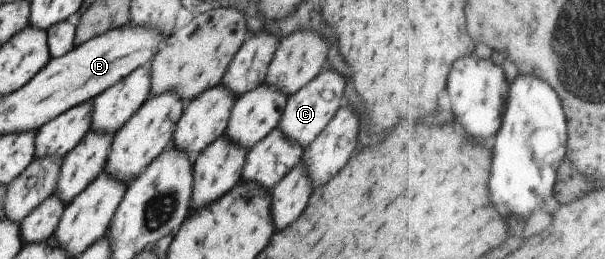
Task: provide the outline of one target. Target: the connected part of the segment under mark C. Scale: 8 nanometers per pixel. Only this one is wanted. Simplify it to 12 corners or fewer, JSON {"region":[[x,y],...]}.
{"region":[[322,69],[287,97],[278,128],[303,149],[340,108],[344,79]]}

